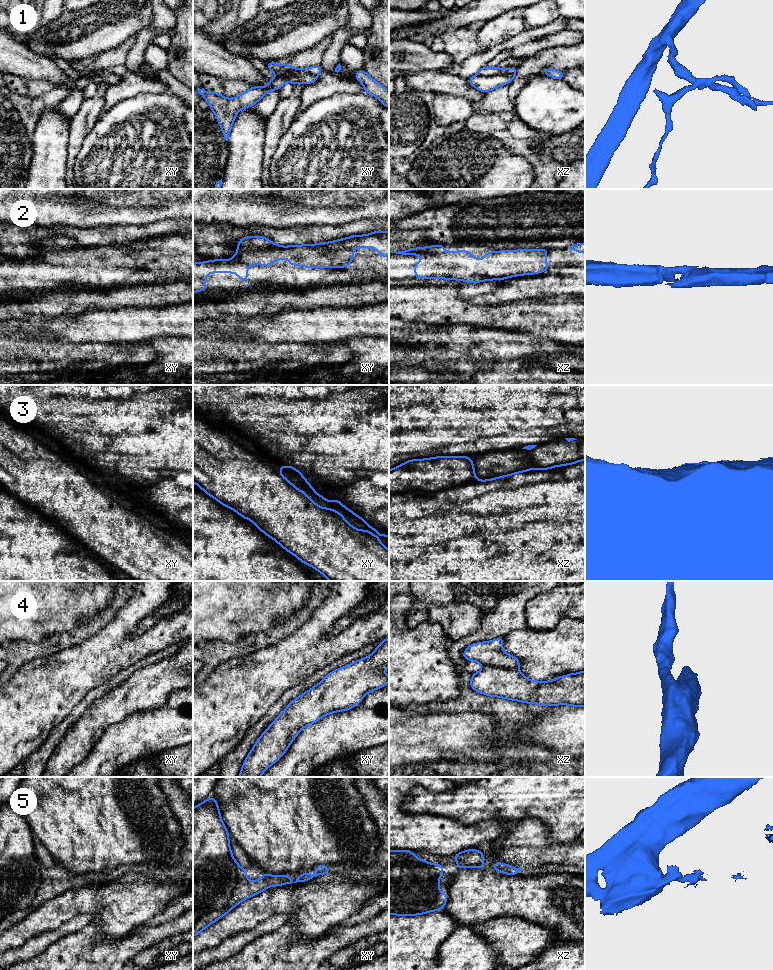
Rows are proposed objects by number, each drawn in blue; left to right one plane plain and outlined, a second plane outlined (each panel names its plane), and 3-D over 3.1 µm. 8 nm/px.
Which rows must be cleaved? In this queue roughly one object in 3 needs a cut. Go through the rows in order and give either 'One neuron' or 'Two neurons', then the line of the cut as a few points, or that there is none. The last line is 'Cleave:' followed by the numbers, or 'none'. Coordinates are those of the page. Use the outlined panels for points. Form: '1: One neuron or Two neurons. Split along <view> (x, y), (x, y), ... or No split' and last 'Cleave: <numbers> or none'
1: Two neurons. Split along xz (507, 69), (503, 73), (477, 75)
2: One neuron. No split
3: Two neurons. Split along xz (474, 470), (474, 476), (468, 482), (450, 488), (389, 492)
4: One neuron. No split
5: Two neurons. Split along xy (285, 875), (280, 884)
Cleave: 1, 3, 5

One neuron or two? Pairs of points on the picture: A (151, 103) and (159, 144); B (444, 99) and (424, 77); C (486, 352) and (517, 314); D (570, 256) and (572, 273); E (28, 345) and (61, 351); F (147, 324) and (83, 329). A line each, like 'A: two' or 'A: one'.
A: one
B: two
C: two
D: two
E: one
F: one

